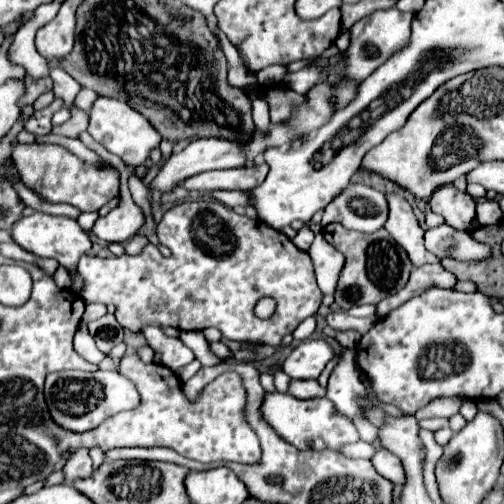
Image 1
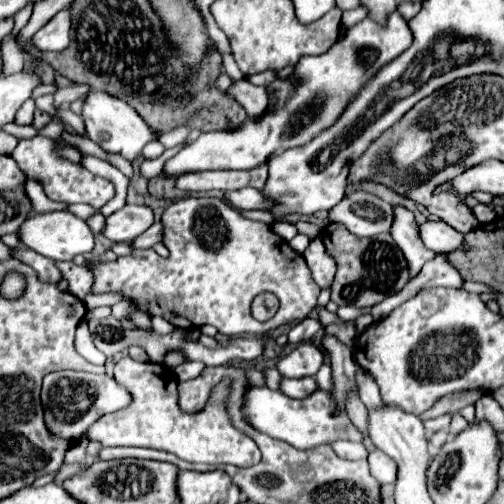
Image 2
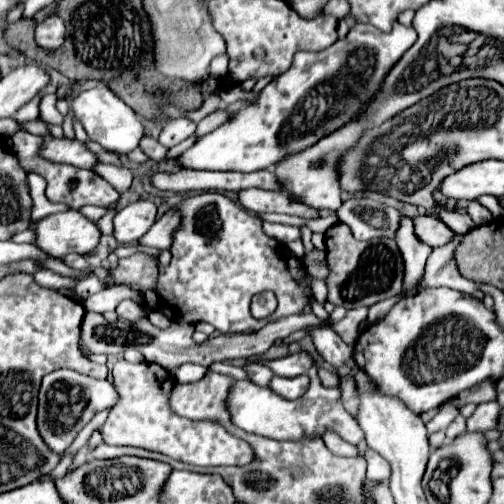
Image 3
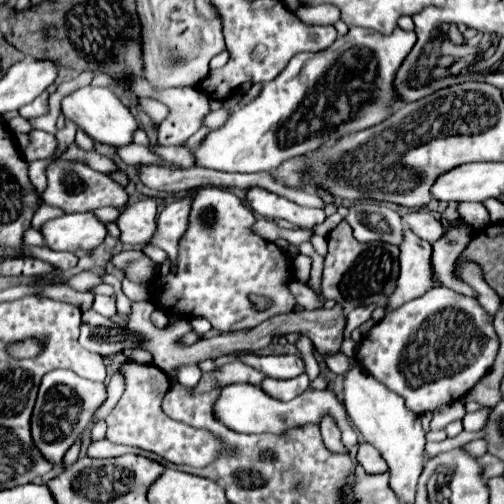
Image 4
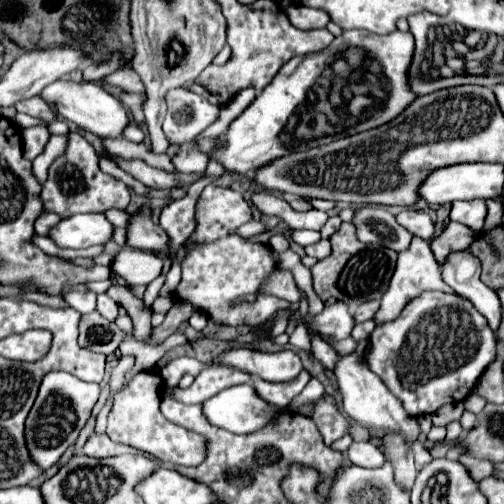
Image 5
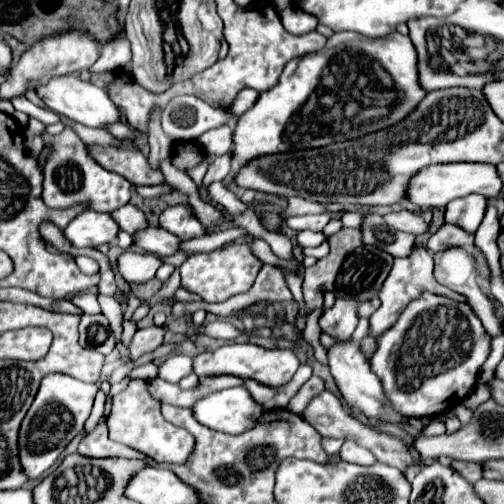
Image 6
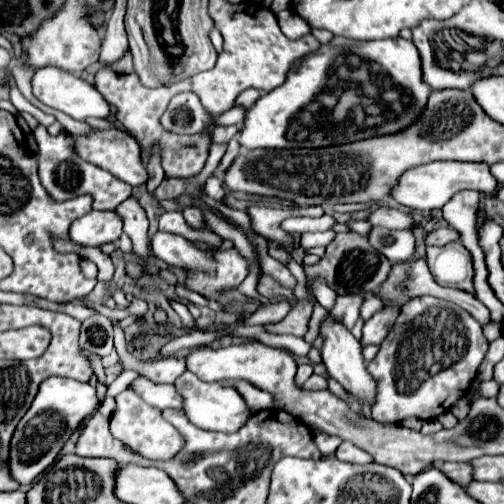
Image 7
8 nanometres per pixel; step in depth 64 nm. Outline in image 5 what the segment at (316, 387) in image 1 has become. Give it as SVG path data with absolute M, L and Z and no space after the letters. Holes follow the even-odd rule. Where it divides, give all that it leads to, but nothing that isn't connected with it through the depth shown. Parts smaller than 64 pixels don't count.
M302 370L294 380L290 382L282 382L282 384L272 384L272 382L264 382L260 378L252 380L252 386L256 390L256 394L260 394L262 400L266 400L268 404L276 406L276 408L286 408L290 404L290 400L294 396L298 396L302 392L302 388L308 384L310 380L310 372Z

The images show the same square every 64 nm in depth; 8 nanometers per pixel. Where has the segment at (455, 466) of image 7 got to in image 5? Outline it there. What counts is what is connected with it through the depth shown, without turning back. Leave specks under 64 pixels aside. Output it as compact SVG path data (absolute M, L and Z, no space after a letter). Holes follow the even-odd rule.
M452 450L448 452L448 456L458 456L456 460L460 460L460 464L464 464L464 468L468 468L472 480L480 482L482 478L488 478L494 470L494 464L488 462L488 460L480 460L480 458L472 458L472 456L466 456L466 454L460 454L458 450Z

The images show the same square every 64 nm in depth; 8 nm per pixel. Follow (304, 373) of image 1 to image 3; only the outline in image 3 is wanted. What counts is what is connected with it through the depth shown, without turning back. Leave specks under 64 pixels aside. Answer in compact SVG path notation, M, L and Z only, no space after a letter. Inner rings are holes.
M298 352L298 354L290 354L284 358L276 358L276 360L258 360L258 364L270 368L276 376L284 376L284 378L294 378L298 374L306 374L306 370L312 366L312 358L306 352Z

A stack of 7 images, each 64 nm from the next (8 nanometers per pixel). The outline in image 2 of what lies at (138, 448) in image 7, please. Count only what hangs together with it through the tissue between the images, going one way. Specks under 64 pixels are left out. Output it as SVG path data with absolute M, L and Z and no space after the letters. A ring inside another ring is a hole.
M124 356L116 362L114 378L118 384L124 384L132 392L134 402L128 408L122 408L108 416L102 416L96 424L88 428L90 440L100 440L102 446L142 446L164 450L176 454L188 462L202 464L234 464L234 466L254 466L260 462L260 450L248 436L232 428L228 414L224 412L224 398L228 394L230 382L220 382L206 410L198 414L186 414L178 408L178 380L168 366L152 362L134 362L130 356Z

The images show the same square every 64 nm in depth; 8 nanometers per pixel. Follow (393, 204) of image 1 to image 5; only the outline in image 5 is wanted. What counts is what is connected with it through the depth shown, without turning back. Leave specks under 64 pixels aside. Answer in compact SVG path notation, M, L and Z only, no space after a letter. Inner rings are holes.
M414 238L410 248L402 254L398 254L398 262L396 262L396 270L392 274L392 280L388 284L388 292L382 296L382 306L380 310L374 314L374 322L376 326L386 324L396 320L396 316L400 316L402 308L416 296L420 296L426 290L440 290L440 292L450 292L450 288L442 282L440 272L438 272L438 262L430 250L430 244L422 238Z

